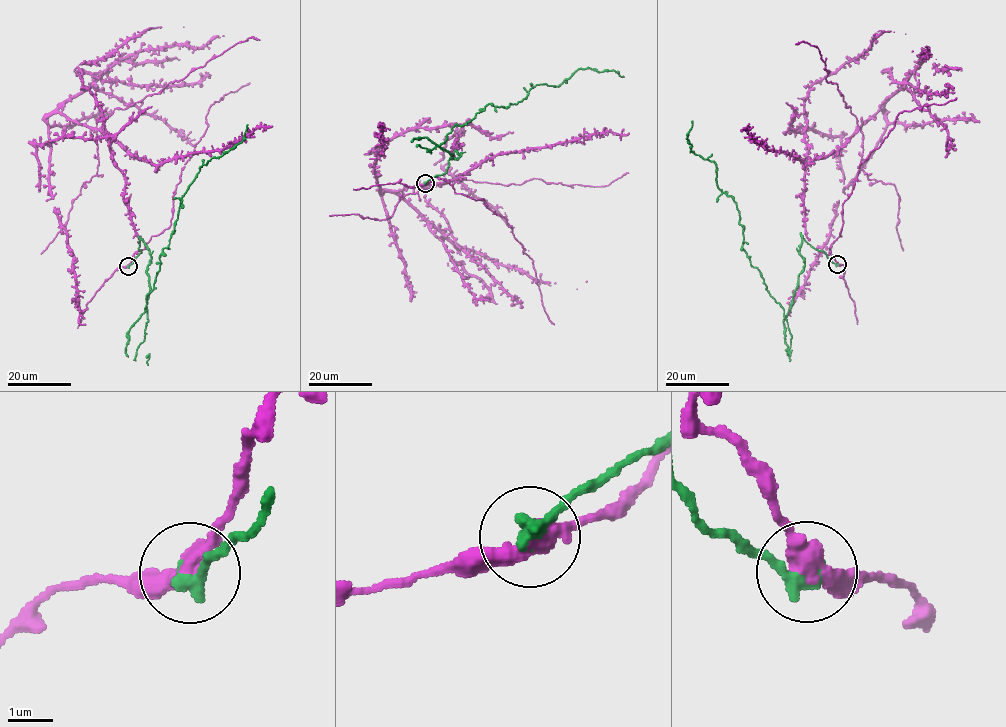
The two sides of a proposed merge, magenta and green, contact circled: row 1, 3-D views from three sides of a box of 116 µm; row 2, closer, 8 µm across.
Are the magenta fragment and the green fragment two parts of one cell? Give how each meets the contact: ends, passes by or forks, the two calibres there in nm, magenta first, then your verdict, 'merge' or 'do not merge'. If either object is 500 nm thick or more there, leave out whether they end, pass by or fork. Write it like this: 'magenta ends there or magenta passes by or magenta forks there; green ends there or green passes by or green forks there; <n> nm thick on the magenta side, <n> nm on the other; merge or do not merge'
magenta passes by; green ends there; 400 nm thick on the magenta side, 420 nm on the other; do not merge

